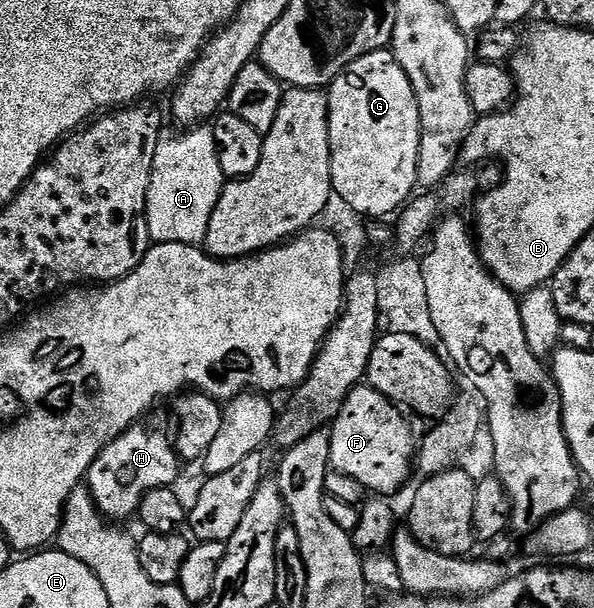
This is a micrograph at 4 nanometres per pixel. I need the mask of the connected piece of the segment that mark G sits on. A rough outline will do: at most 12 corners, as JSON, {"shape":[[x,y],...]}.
{"shape":[[390,49],[329,87],[332,191],[368,219],[420,185],[419,109]]}

